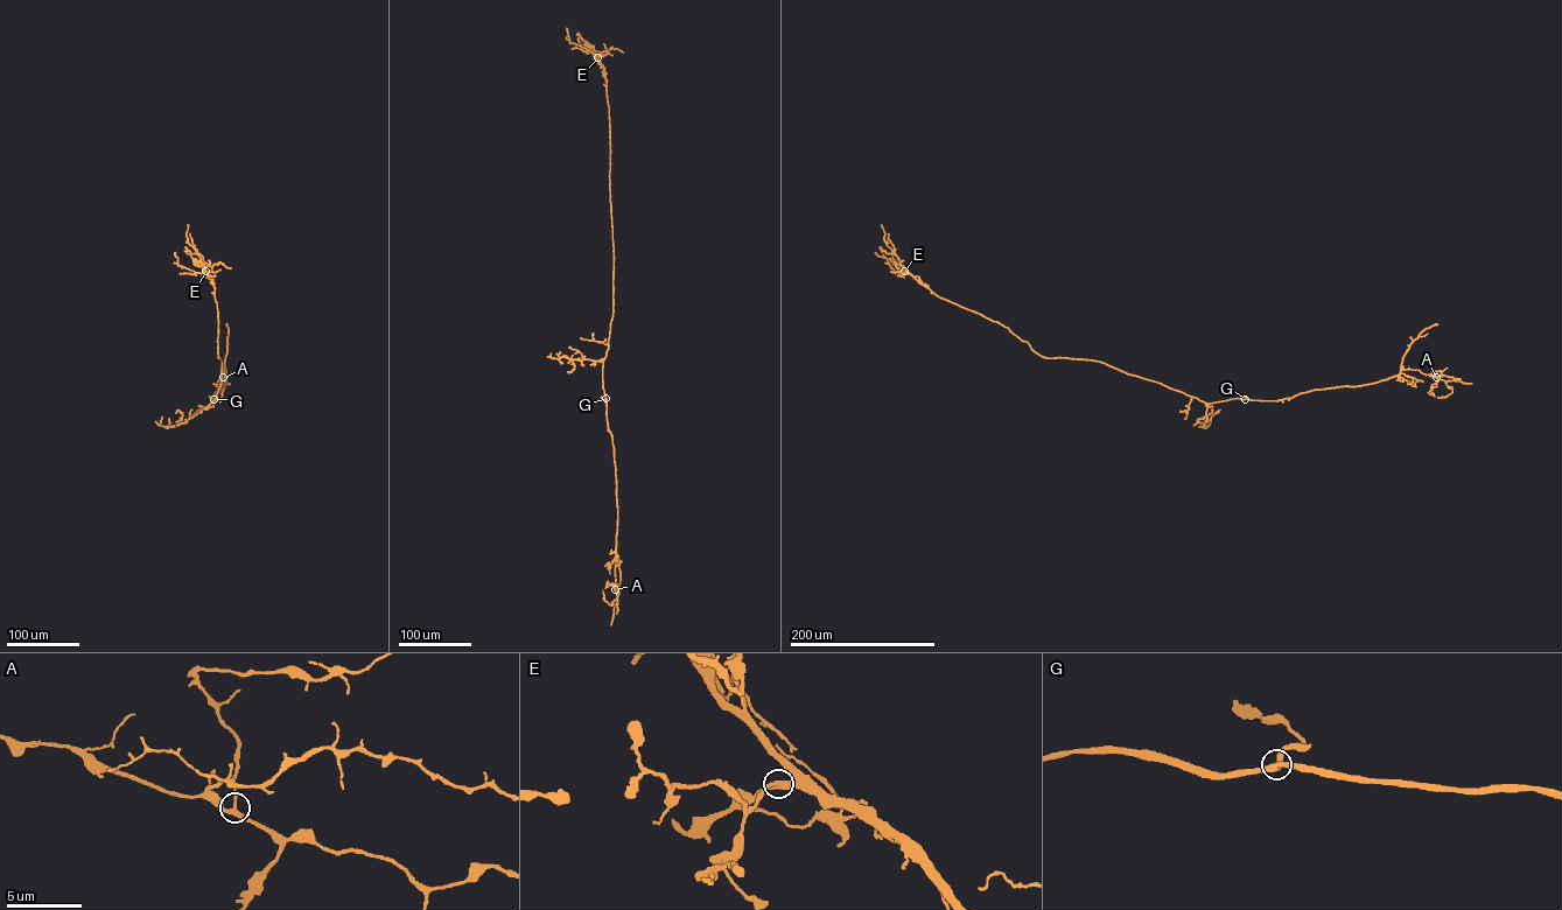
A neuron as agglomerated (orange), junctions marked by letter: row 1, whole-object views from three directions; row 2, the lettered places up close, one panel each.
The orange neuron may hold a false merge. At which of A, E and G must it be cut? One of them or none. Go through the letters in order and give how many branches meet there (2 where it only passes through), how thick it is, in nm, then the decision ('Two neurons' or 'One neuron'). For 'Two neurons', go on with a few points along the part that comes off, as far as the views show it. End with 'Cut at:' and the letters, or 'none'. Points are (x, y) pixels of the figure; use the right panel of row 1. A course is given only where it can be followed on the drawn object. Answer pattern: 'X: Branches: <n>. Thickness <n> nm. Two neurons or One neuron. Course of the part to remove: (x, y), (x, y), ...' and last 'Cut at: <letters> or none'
A: Branches: 3. Thickness 240 nm. One neuron
E: Branches: 3. Thickness 300 nm. One neuron
G: Branches: 3. Thickness 280 nm. One neuron
Cut at: none

